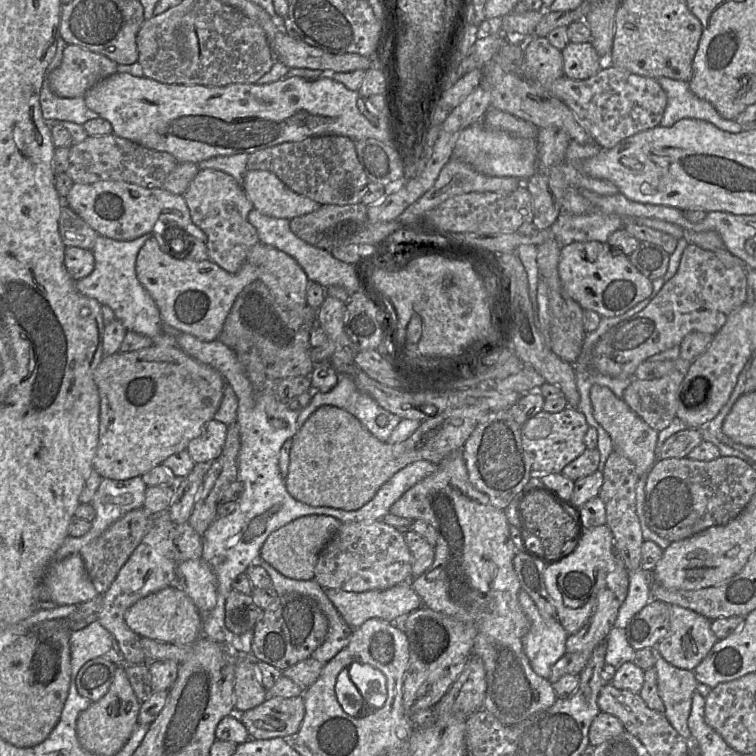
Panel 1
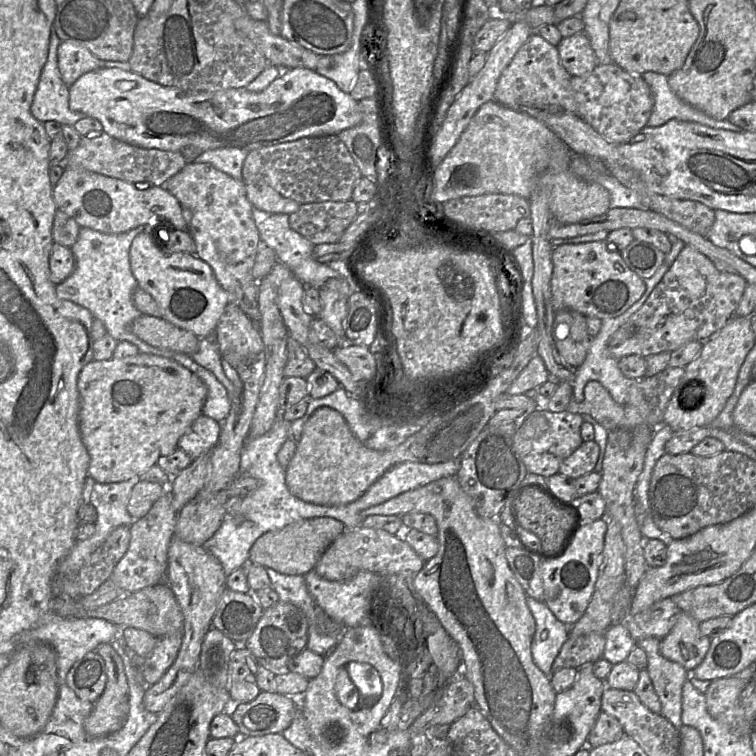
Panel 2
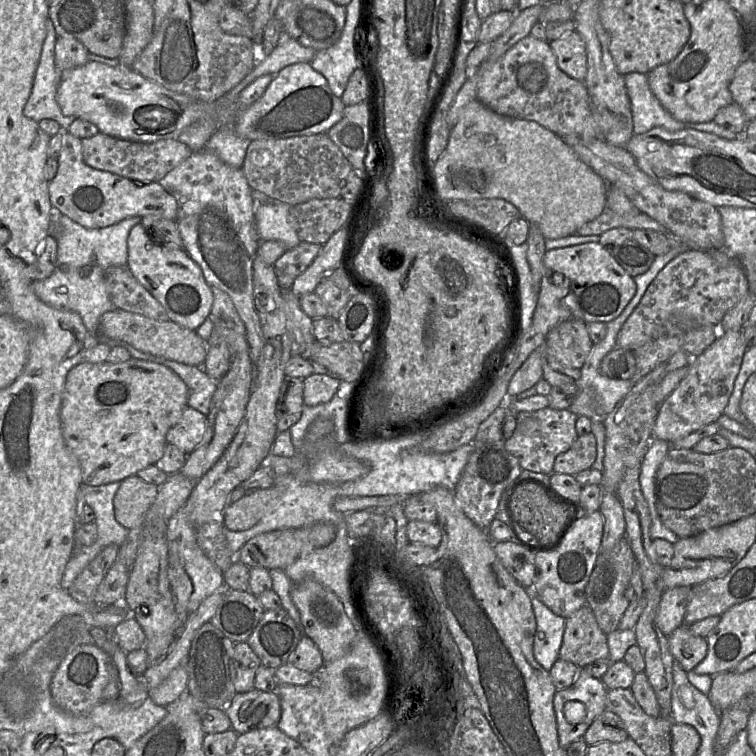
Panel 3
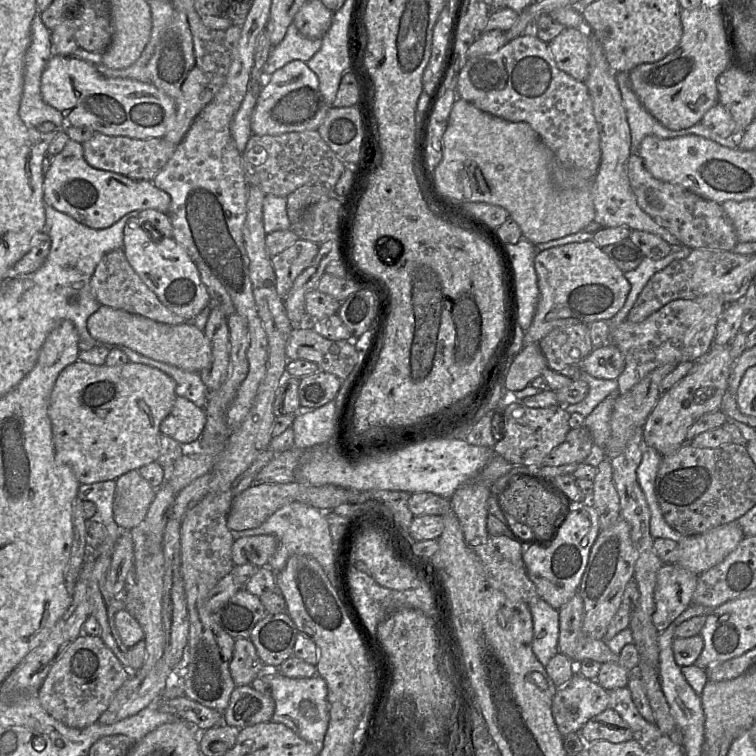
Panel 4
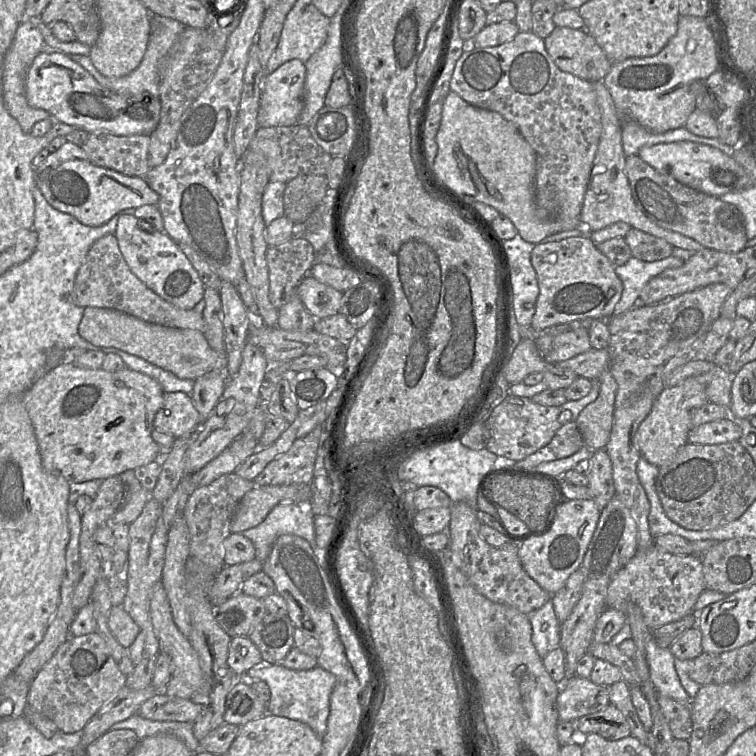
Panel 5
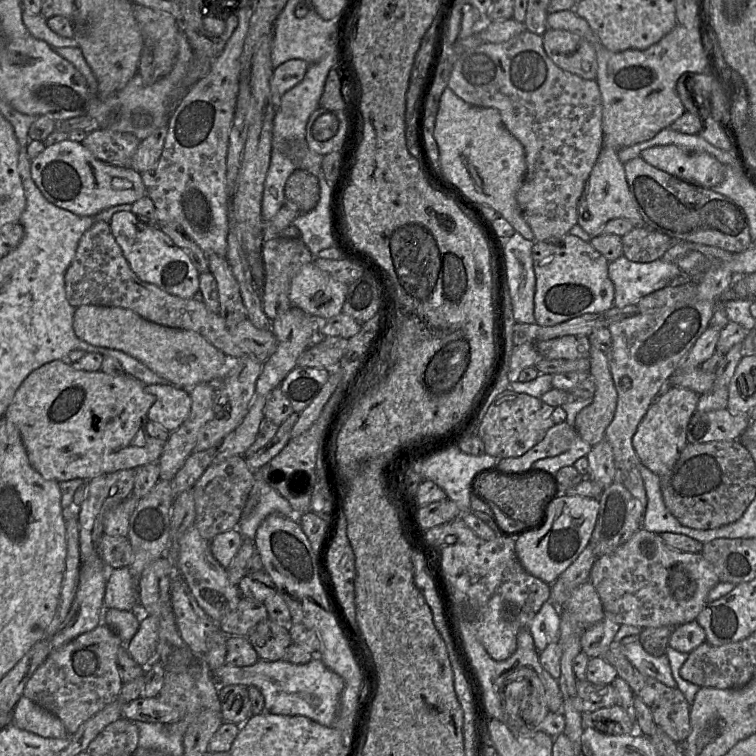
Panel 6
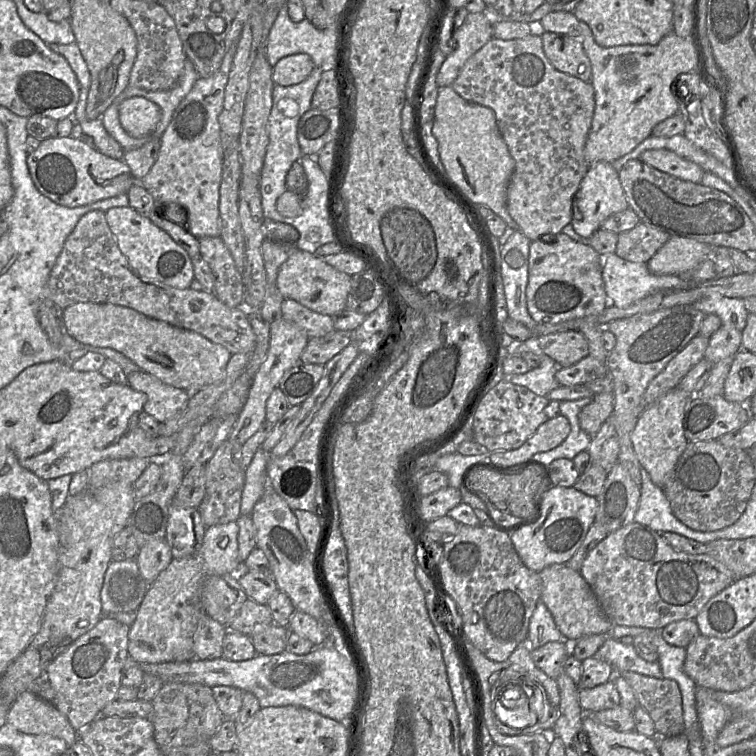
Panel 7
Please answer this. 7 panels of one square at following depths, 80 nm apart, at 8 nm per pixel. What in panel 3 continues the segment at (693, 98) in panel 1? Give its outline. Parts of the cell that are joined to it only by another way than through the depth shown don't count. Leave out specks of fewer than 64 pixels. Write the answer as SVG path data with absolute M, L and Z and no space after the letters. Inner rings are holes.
M633 72L626 74L624 75L624 82L631 104L634 135L646 133L656 127L663 127L669 131L694 129L711 133L727 140L733 140L738 137L736 133L719 126L713 121L705 123L677 121L652 93L645 73Z

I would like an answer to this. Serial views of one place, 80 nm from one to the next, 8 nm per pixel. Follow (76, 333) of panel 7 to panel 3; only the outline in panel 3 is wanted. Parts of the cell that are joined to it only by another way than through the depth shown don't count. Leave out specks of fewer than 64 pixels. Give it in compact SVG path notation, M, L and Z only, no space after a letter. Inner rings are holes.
M114 309L101 316L99 333L110 339L126 342L139 351L190 366L203 367L207 356L207 341L196 331L184 328L171 320L157 321L137 313Z

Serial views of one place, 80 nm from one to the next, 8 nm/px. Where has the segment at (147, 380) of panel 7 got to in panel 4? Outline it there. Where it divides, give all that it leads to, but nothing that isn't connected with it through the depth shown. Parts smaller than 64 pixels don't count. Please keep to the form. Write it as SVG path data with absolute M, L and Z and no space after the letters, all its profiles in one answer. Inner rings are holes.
M177 396L172 410L160 424L160 431L182 446L192 447L198 443L205 425L205 410L190 400Z

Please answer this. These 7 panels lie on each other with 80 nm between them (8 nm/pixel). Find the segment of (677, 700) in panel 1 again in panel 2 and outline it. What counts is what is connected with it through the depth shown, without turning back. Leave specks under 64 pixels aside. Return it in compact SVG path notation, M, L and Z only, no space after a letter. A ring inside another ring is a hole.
M649 637L637 642L647 654L648 671L654 689L661 702L661 714L675 728L680 729L682 722L682 691L685 681L690 677L682 665L665 658L660 652L661 639Z

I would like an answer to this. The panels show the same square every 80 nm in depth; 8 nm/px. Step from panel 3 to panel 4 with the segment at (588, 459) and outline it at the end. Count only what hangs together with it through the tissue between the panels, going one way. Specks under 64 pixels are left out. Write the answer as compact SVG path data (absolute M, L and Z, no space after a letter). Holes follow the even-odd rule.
M586 427L571 428L565 440L546 456L543 465L582 463L590 454L593 444L591 434Z

